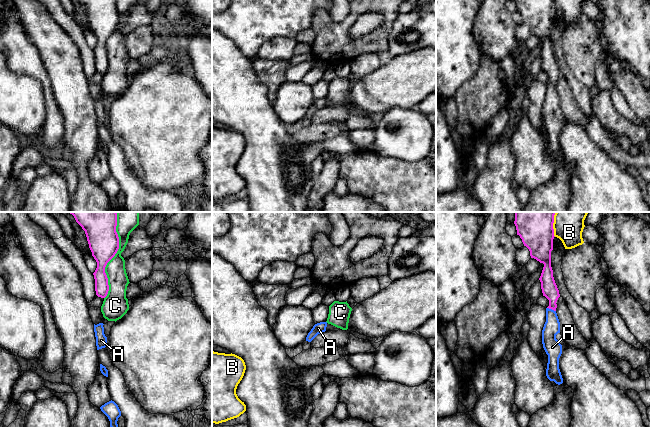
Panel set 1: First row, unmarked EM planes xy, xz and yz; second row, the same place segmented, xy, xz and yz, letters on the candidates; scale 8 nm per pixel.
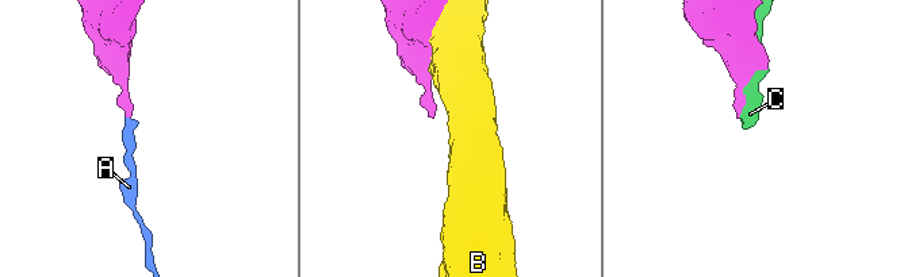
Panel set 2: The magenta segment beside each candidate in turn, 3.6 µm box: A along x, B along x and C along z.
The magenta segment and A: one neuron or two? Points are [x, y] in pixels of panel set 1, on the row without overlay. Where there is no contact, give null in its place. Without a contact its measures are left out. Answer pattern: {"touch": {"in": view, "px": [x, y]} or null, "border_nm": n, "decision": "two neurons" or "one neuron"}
{"touch": {"in": "yz", "px": [551, 84]}, "border_nm": 80, "decision": "one neuron"}

